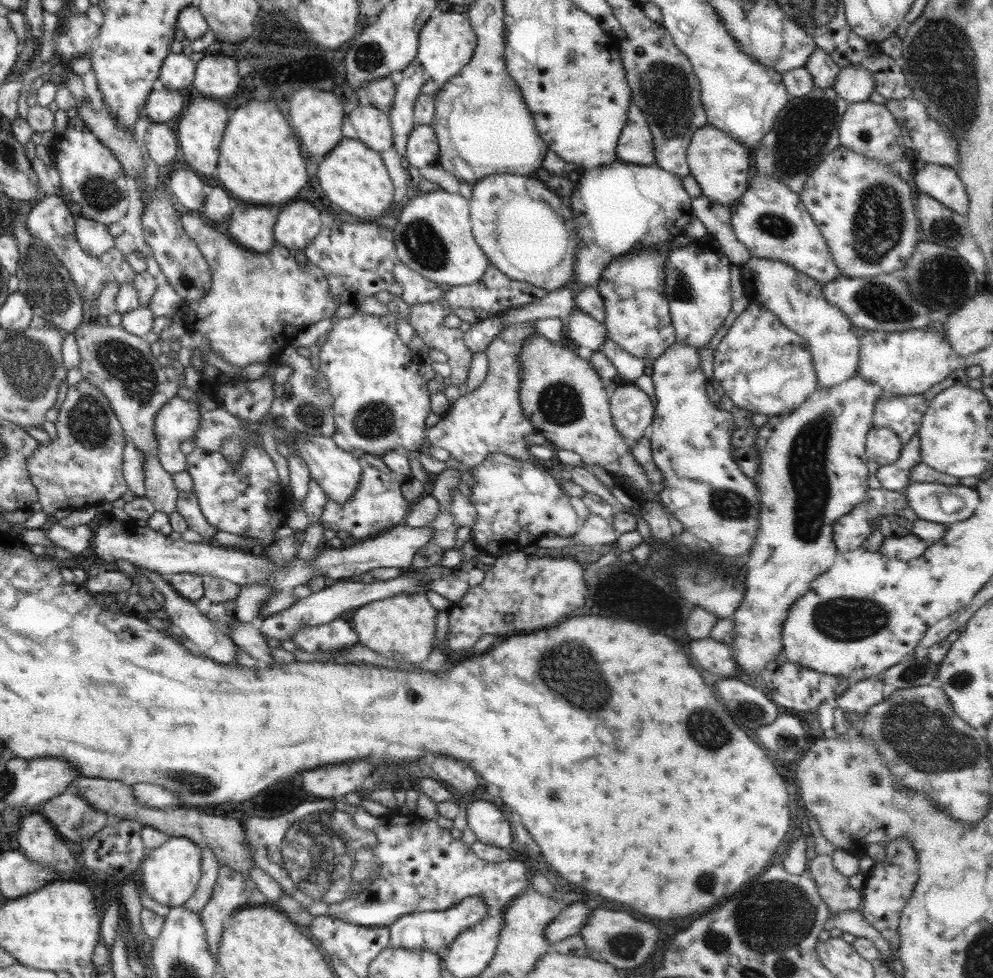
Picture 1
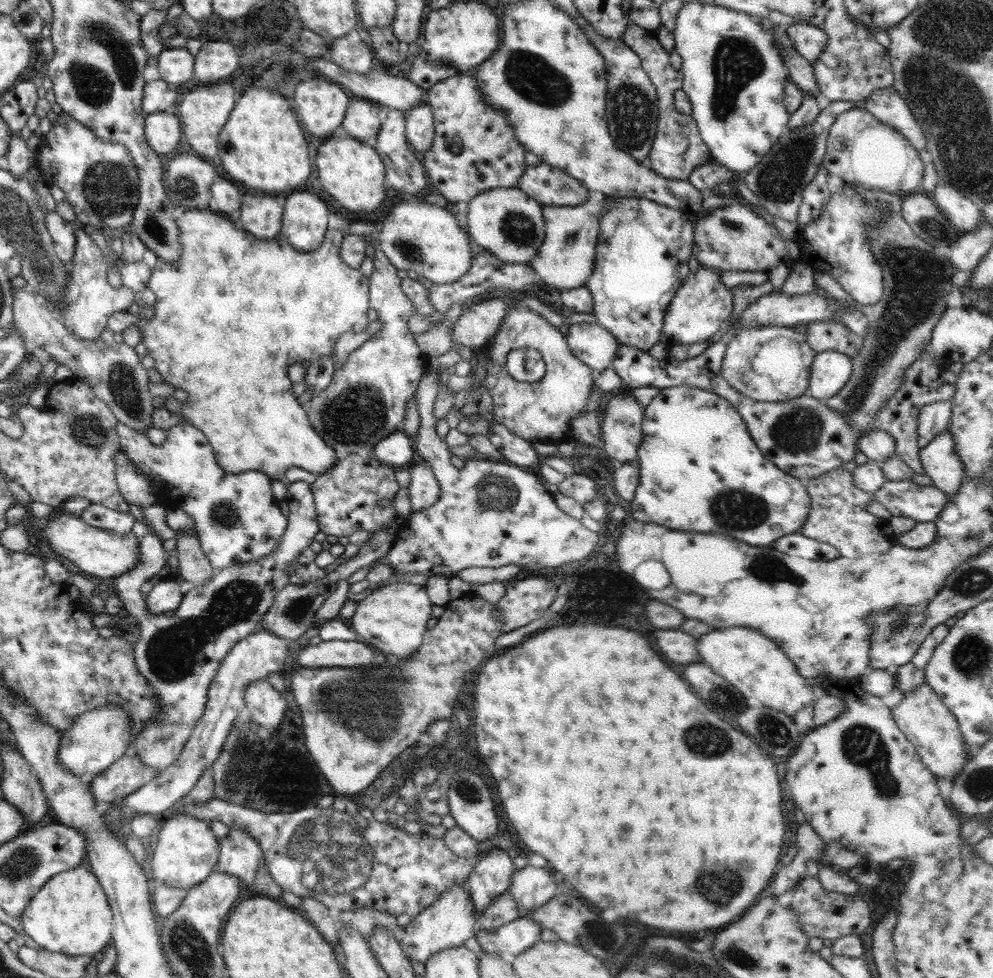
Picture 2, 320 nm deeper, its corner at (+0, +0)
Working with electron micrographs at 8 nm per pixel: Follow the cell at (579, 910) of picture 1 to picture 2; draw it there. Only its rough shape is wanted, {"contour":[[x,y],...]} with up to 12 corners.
{"contour":[[526,916],[481,928],[483,952],[510,961],[539,943],[539,923]]}

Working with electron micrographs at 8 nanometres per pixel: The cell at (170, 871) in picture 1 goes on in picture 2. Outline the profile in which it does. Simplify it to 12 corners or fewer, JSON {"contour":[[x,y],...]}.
{"contour":[[181,810],[161,823],[151,880],[200,884],[219,859],[205,821]]}

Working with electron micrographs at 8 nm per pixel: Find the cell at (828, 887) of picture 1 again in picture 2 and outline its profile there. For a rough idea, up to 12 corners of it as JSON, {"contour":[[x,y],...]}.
{"contour":[[803,878],[779,896],[809,938],[834,941],[872,924],[857,895]]}

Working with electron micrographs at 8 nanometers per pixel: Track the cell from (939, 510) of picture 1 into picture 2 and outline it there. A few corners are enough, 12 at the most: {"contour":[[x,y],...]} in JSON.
{"contour":[[911,480],[872,496],[892,517],[935,522],[949,495]]}

